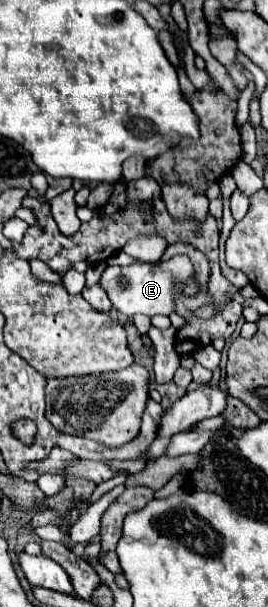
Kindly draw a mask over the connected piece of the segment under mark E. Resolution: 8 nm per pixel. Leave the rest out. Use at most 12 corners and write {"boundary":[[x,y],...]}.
{"boundary":[[187,255],[107,267],[115,309],[169,317],[175,291],[199,293]]}

